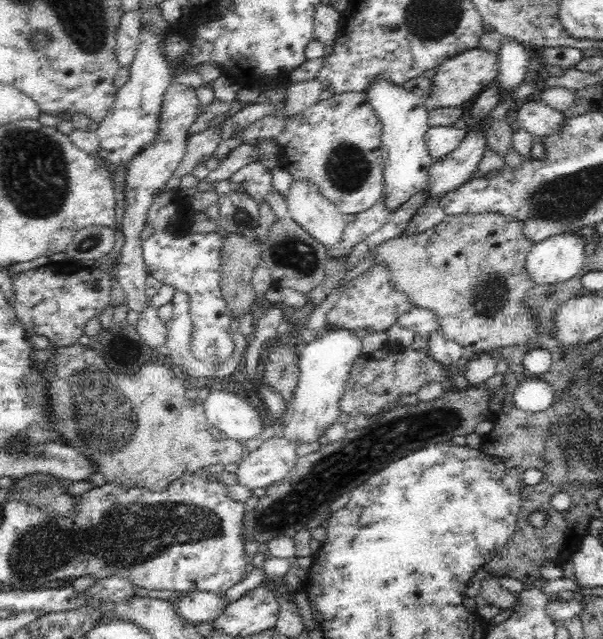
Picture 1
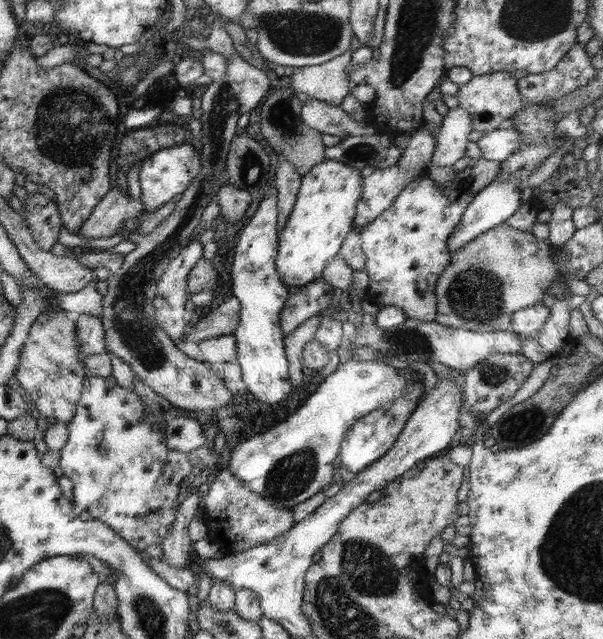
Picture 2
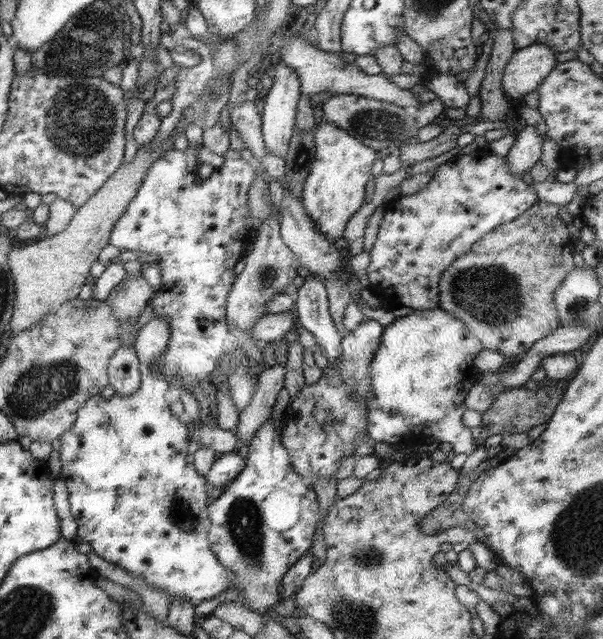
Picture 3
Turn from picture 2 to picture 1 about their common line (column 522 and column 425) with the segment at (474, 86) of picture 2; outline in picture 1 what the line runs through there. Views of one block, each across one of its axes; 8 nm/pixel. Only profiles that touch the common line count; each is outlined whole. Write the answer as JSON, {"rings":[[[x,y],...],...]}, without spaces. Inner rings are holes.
{"rings":[[[479,46],[449,58],[435,69],[436,72],[432,78],[432,92],[424,97],[426,109],[430,111],[436,108],[461,107],[466,100],[477,96],[493,84],[499,75],[498,66],[499,54]]]}

